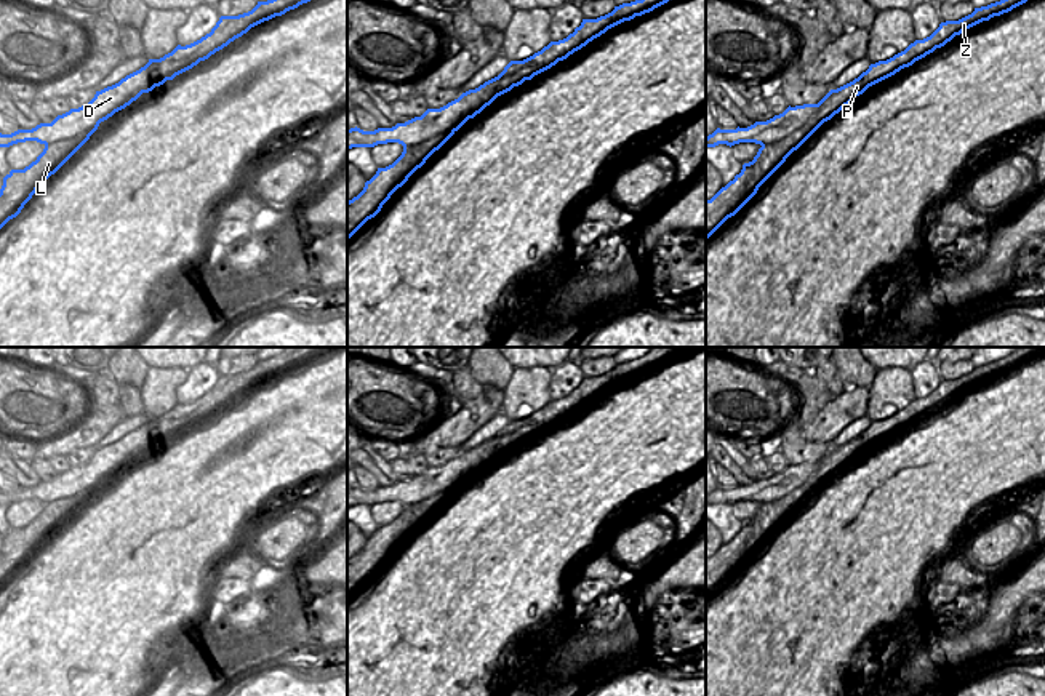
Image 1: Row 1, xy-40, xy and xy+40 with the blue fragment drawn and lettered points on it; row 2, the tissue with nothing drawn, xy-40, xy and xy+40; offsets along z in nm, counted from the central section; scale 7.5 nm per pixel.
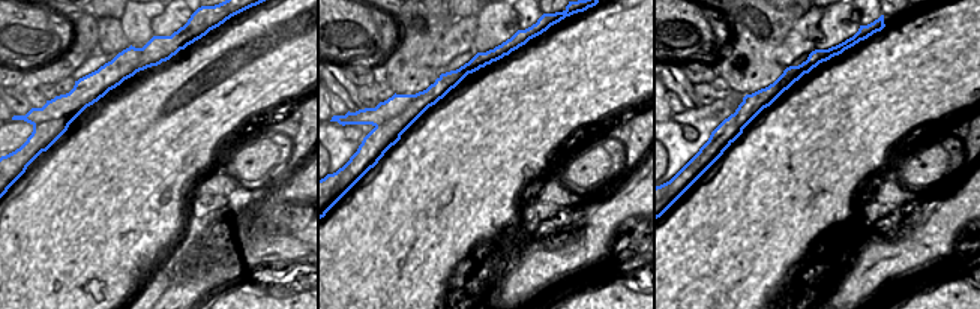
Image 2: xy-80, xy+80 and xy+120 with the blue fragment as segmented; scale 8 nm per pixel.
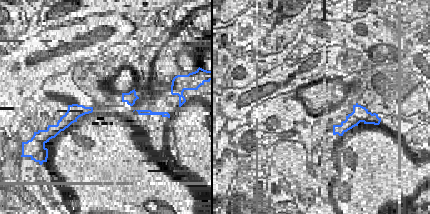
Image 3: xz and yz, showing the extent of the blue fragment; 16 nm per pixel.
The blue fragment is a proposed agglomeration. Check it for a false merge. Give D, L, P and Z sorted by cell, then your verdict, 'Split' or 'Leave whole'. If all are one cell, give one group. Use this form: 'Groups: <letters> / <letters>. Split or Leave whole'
Groups: D / L P Z. Split.

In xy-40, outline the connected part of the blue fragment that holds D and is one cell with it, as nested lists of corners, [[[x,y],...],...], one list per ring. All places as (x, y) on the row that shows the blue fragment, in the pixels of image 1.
[[[147,64],[126,75],[118,83],[96,91],[94,98],[78,109],[58,115],[51,123],[40,123],[32,130],[18,130],[11,134],[0,133],[0,147],[18,142],[37,141],[53,144],[80,134],[91,136],[101,122],[125,109],[144,93],[147,82]]]

